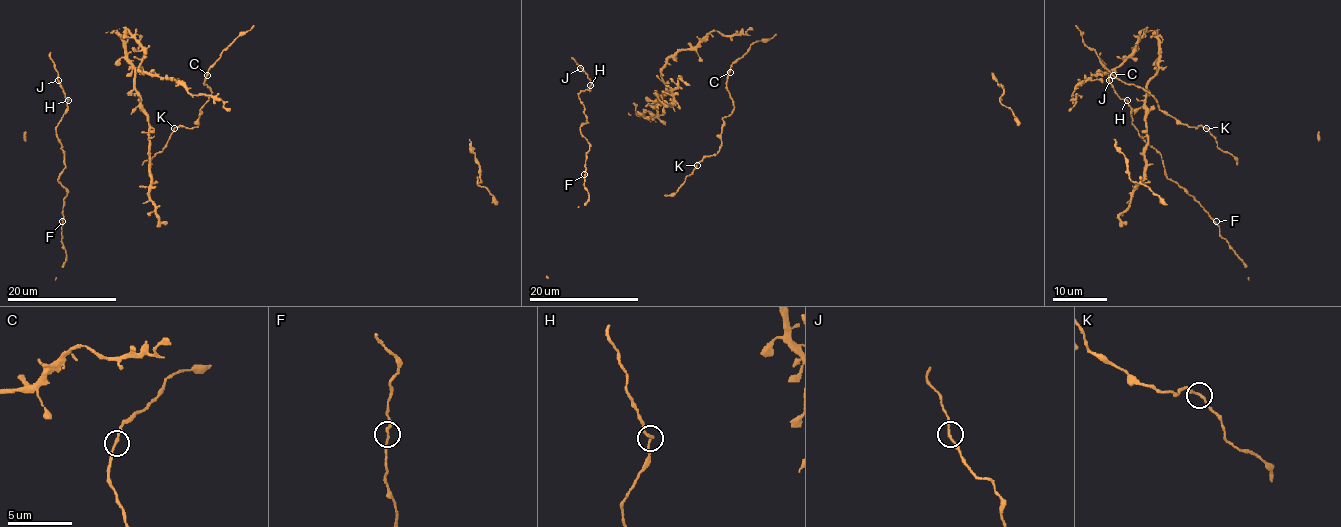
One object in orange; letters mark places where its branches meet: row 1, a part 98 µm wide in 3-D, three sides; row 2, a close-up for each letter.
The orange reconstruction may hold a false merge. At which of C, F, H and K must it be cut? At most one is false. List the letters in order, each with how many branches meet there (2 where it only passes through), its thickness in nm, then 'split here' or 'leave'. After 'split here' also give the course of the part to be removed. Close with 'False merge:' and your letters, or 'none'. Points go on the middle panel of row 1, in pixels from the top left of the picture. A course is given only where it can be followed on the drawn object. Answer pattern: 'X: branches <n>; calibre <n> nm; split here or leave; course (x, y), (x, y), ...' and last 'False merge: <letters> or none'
C: branches 2; calibre 170 nm; leave
F: branches 2; calibre 180 nm; leave
H: branches 2; calibre 160 nm; leave
K: branches 2; calibre 160 nm; leave
False merge: none

